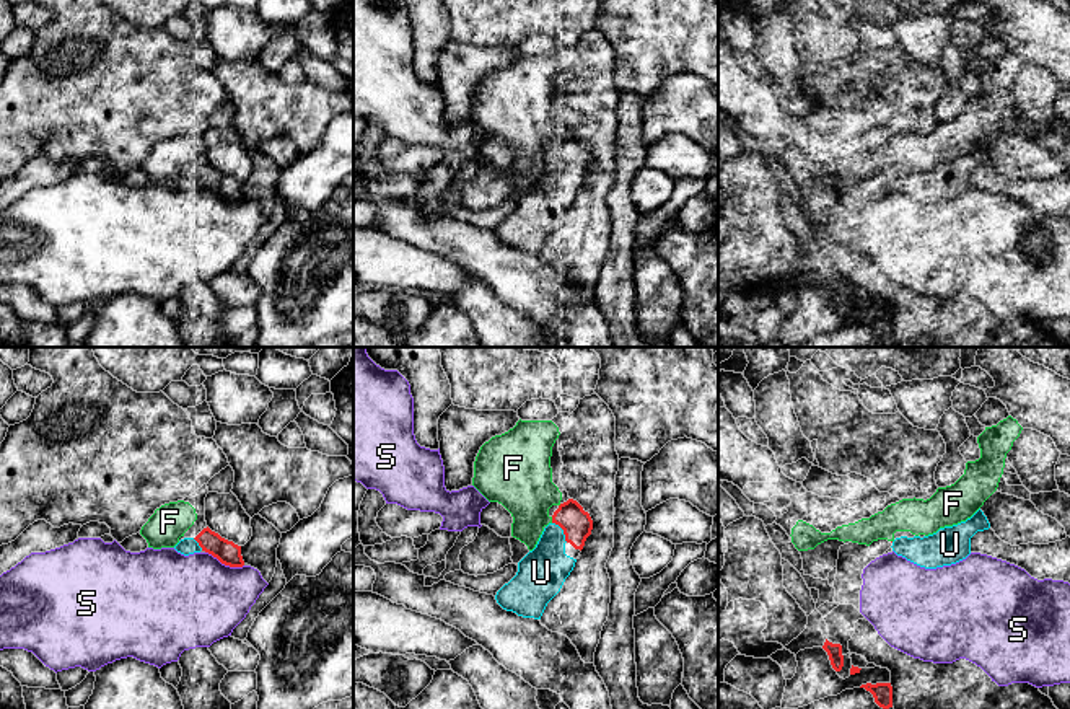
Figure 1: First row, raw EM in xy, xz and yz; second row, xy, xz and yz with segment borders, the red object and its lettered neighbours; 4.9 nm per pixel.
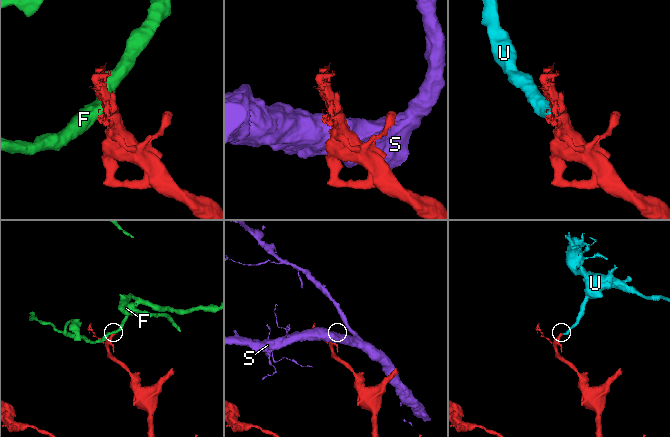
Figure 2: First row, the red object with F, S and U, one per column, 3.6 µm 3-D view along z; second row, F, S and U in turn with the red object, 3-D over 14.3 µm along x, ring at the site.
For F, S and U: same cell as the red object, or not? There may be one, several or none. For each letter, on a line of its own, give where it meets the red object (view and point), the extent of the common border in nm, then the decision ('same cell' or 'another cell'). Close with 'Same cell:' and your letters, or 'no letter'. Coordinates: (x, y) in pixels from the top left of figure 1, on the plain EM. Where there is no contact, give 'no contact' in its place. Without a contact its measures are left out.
F: xz (552, 155) | 30 nm | another cell
S: xy (225, 199) | 200 nm | another cell
U: xz (564, 167) | 130 nm | same cell
Same cell: U

